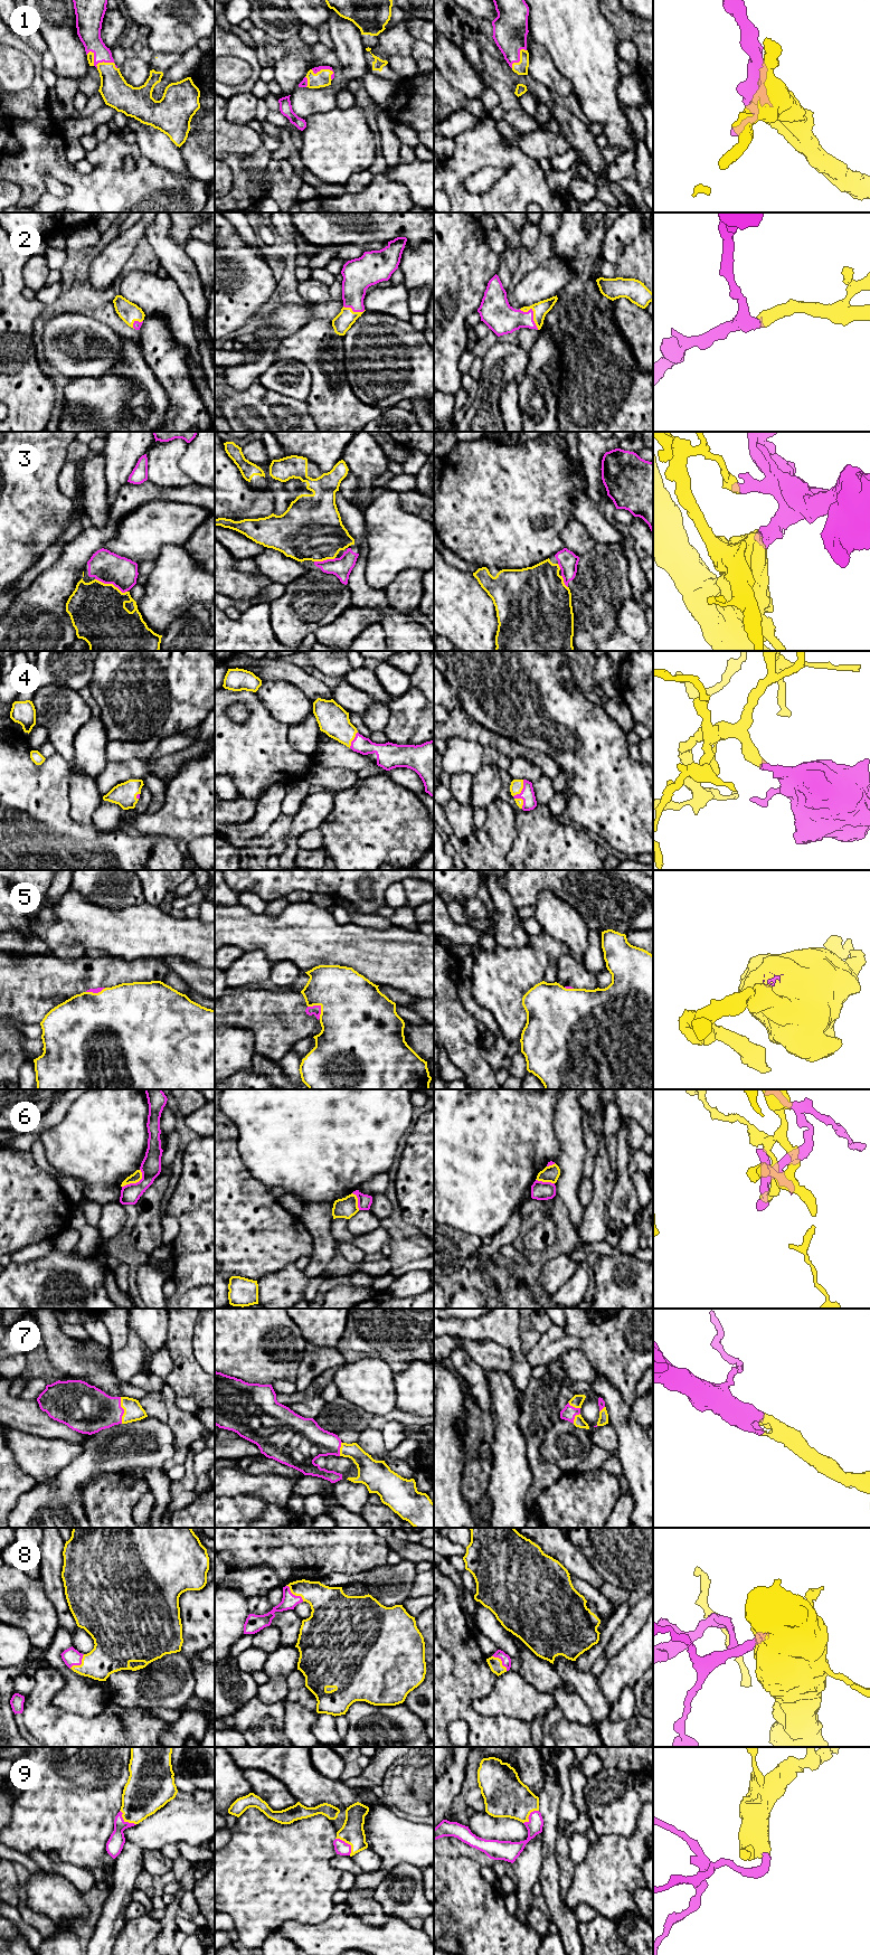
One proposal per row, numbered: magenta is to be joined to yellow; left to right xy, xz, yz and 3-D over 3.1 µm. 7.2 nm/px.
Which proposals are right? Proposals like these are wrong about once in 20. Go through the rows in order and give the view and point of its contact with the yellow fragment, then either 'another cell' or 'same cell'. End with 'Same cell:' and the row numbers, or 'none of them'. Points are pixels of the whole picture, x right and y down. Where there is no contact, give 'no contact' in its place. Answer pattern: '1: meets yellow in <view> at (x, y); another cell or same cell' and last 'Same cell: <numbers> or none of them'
1: meets yellow in xy at (98, 63); same cell
2: meets yellow in yz at (533, 313); same cell
3: meets yellow in xy at (111, 584); same cell
4: meets yellow in yz at (514, 794); same cell
5: meets yellow in xz at (321, 1007); same cell
6: meets yellow in xy at (135, 1182); another cell
7: meets yellow in xy at (124, 1410); same cell
8: meets yellow in xz at (294, 1594); same cell
9: meets yellow in xz at (348, 1843); same cell
Same cell: 1, 2, 3, 4, 5, 7, 8, 9

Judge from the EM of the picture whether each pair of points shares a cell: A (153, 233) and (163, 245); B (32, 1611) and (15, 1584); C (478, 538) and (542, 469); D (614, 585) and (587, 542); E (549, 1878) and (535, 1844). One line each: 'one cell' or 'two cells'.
A: one cell
B: one cell
C: one cell
D: two cells
E: two cells

